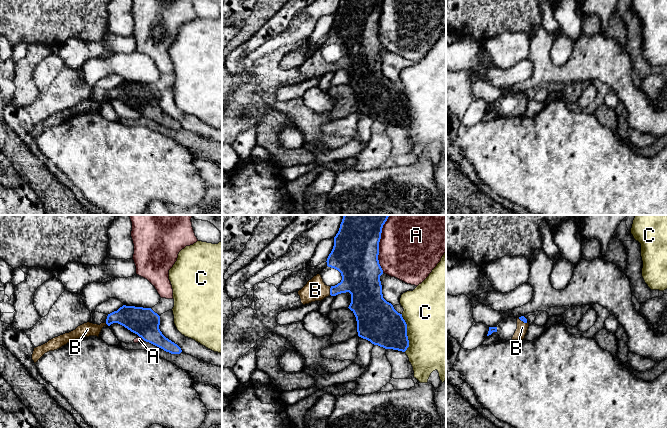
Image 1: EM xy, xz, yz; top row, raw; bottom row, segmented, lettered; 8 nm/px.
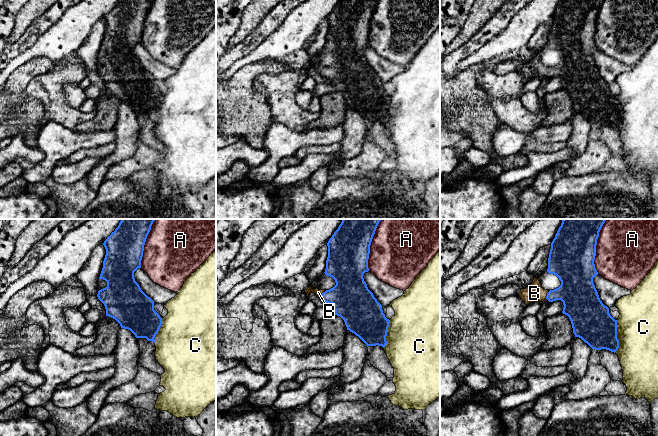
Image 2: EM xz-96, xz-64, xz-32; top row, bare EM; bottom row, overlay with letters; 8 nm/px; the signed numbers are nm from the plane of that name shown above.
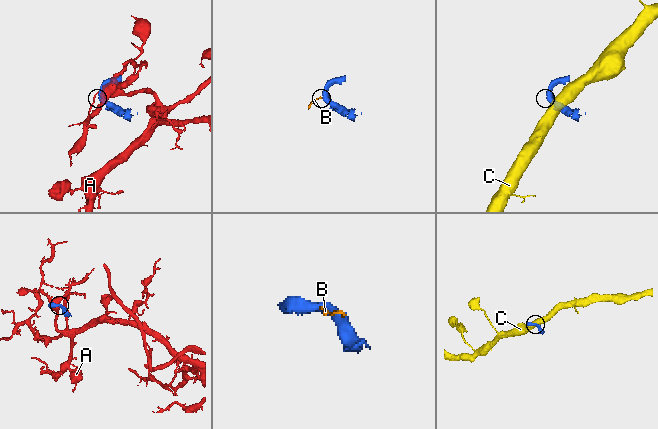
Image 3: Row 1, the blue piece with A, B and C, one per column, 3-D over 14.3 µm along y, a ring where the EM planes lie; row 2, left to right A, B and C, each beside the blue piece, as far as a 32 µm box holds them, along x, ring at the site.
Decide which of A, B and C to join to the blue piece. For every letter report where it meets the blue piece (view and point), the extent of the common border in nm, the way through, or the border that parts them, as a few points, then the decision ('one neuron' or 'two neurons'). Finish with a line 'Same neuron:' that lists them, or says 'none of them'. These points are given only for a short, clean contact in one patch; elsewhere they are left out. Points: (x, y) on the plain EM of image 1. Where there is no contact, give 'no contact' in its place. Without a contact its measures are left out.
A: xz (378, 24) | 400 nm | two neurons
B: xz (330, 67) | 70 nm | one neuron
C: xz (406, 109) | 300 nm | two neurons
Same neuron: B

